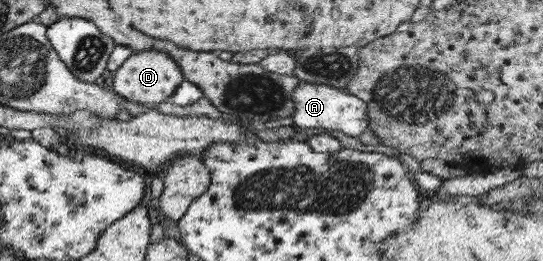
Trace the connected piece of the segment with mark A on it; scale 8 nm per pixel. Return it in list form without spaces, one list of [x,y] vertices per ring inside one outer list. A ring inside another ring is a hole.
[[[298,82],[291,93],[293,125],[299,128],[325,128],[339,130],[345,136],[358,138],[368,128],[365,104],[348,92],[339,91],[327,85]]]

